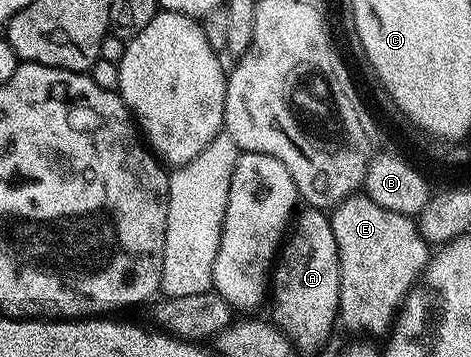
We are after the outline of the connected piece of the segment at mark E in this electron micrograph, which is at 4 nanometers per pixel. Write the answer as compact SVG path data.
M355 194L341 200L329 213L339 254L340 324L366 338L385 337L406 296L421 281L432 255L431 245L418 232L418 225L396 210L376 206L372 198Z

